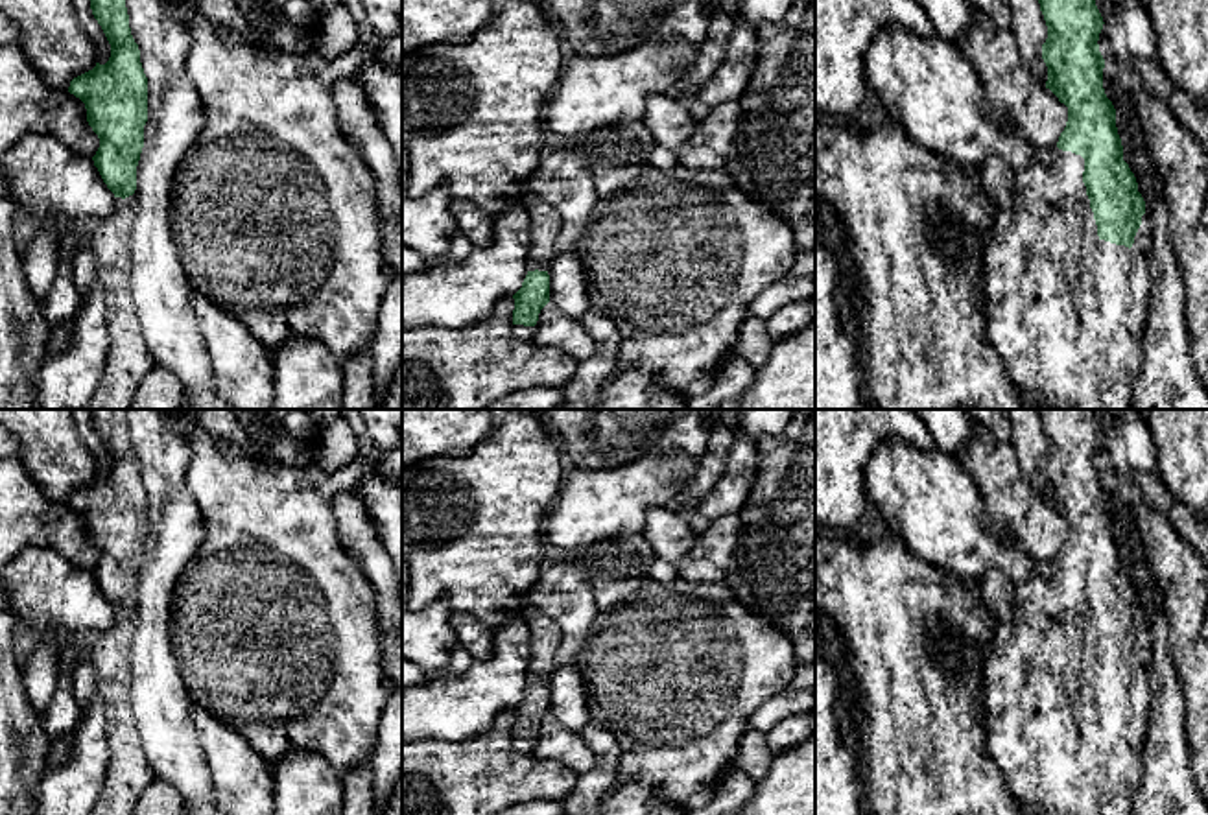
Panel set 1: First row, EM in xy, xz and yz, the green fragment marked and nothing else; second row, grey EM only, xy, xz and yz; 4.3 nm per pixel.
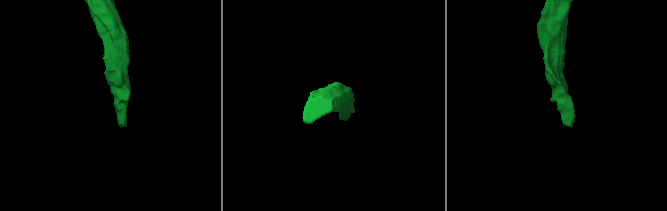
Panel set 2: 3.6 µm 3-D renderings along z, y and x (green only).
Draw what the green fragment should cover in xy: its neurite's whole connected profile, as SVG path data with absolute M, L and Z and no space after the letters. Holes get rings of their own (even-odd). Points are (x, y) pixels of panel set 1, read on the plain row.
M125 409L89 413L111 457L111 470L74 490L68 505L85 516L87 535L100 551L94 579L118 614L118 623L100 634L90 656L111 747L103 787L90 815L133 815L155 778L129 701L129 638L148 535L148 490L131 448Z

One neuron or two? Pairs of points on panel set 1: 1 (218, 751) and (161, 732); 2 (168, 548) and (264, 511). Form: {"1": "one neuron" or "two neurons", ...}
{"1": "two neurons", "2": "two neurons"}

